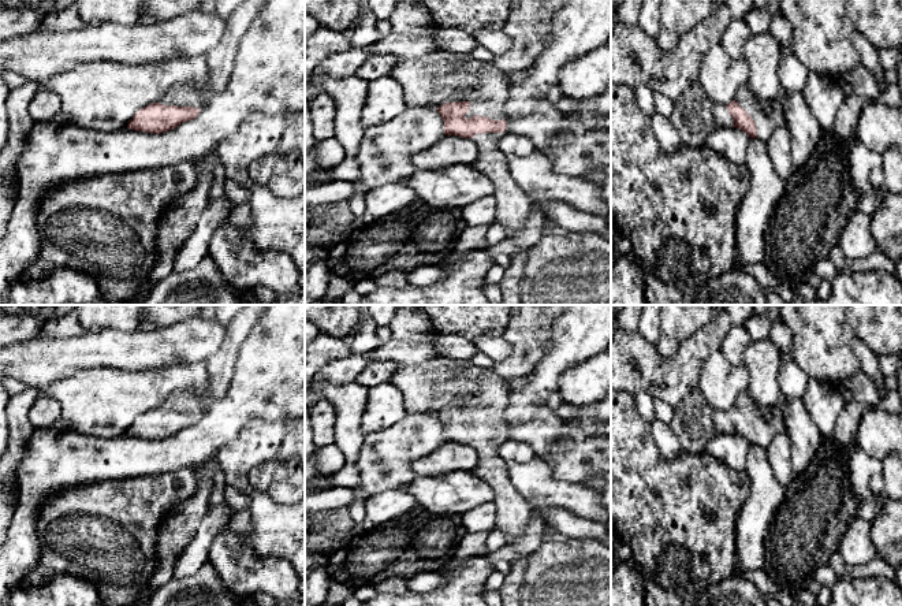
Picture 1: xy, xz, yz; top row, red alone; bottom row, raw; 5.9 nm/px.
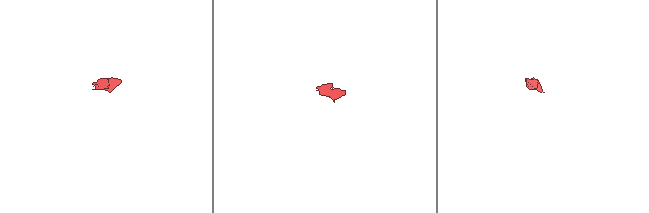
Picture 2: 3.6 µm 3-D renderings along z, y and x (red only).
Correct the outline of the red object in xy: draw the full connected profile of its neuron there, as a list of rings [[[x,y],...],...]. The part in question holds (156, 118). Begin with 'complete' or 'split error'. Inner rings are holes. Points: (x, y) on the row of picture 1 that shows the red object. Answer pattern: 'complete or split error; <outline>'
split error; [[[175,86],[159,103],[141,108],[127,129],[161,134],[200,115],[202,103],[191,86]]]

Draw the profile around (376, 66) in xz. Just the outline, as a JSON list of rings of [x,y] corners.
[[[372,55],[359,68],[355,75],[372,82],[383,75],[390,75],[391,68],[400,60],[395,55]]]

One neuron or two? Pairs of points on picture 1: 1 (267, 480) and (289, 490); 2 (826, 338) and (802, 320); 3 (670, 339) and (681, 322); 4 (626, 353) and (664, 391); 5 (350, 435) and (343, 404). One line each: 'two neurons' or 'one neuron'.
1: one neuron
2: one neuron
3: one neuron
4: one neuron
5: one neuron

